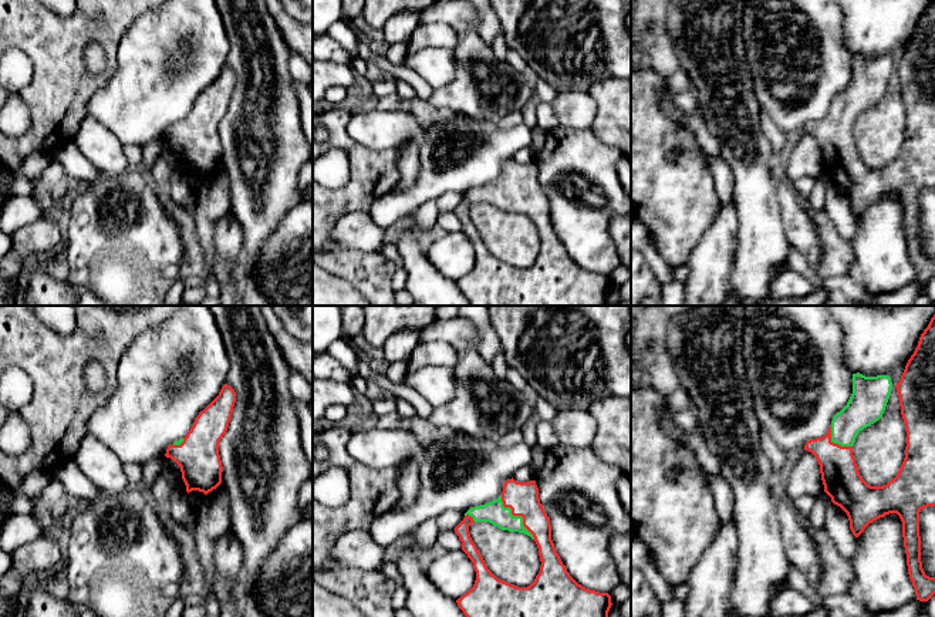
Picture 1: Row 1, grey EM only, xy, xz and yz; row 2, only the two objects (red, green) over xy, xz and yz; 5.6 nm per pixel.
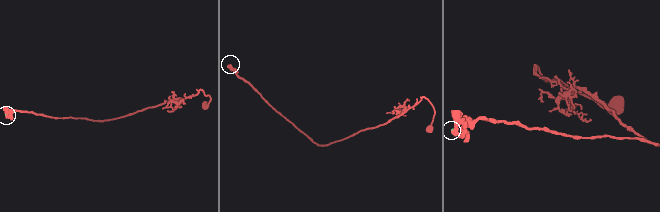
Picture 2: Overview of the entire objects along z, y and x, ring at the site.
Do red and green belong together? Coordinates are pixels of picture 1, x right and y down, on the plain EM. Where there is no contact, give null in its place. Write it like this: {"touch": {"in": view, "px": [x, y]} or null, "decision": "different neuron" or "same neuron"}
{"touch": {"in": "xz", "px": [517, 196]}, "decision": "same neuron"}

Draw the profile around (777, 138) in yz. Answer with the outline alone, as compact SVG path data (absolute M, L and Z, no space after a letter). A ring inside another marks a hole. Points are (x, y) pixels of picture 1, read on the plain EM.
M760 108L760 125L766 139L773 148L773 152L782 154L790 135L780 131L763 108Z

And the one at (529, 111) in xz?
M533 97L530 102L523 108L523 124L529 128L536 127L536 108L539 105L539 100Z

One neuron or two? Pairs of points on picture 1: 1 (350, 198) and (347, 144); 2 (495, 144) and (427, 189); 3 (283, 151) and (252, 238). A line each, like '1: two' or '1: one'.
1: one
2: one
3: one

